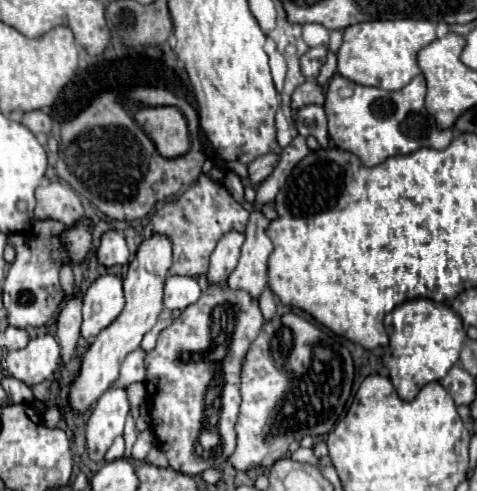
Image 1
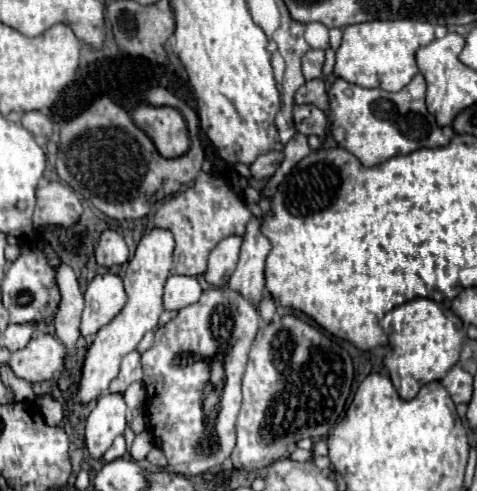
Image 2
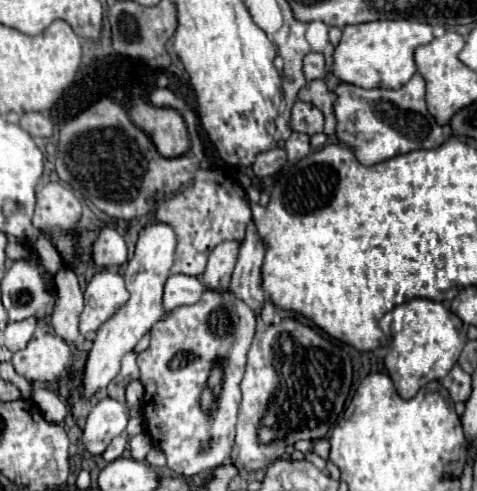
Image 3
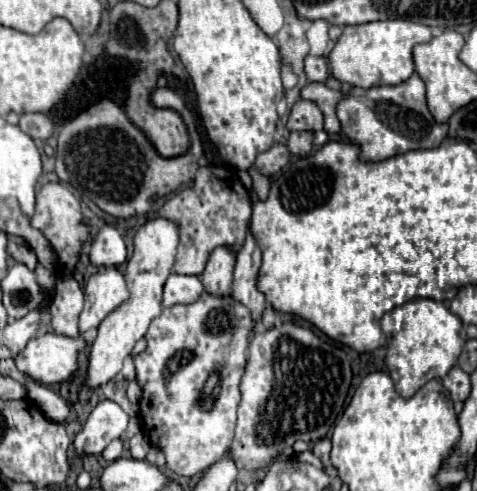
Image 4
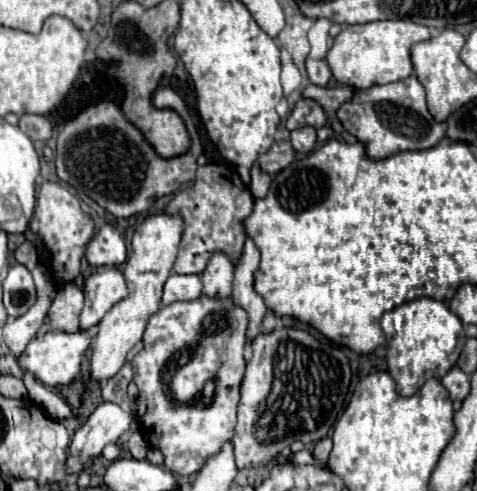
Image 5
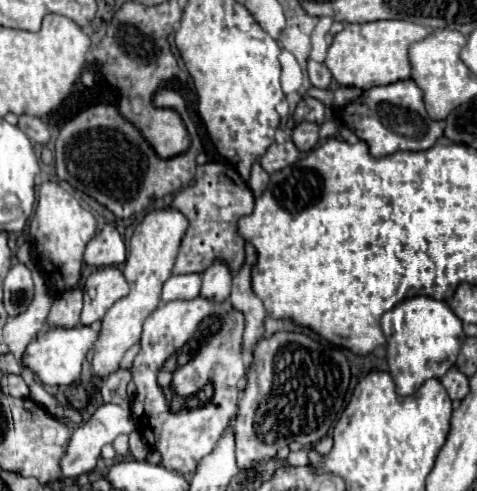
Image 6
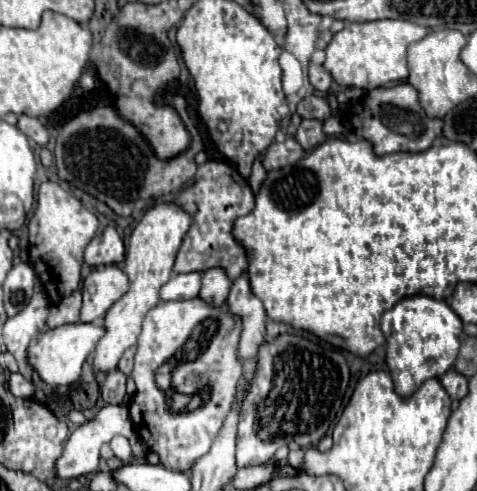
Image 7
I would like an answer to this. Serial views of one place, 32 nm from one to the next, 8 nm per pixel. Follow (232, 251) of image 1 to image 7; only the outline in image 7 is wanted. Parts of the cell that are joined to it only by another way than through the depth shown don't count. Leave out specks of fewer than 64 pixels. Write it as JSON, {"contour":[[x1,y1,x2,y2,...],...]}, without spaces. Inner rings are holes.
{"contour":[[210,268,202,274,202,290,200,290,200,298,210,302,210,304,224,304,230,292,230,278,224,272,224,268]]}

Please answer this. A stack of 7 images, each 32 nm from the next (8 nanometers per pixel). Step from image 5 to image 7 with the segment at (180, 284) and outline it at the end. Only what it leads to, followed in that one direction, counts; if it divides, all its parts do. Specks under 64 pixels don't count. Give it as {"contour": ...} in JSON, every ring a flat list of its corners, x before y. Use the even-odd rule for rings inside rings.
{"contour":[[190,272,190,274,174,274,160,290,160,298,164,302,168,300,188,300,196,298,200,292,200,274]]}

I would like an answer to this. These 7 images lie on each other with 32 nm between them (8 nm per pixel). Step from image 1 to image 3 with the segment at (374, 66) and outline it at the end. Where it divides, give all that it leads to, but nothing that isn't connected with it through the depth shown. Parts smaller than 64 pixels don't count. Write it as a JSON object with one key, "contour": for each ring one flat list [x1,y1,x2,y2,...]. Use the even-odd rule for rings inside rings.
{"contour":[[378,20,346,26,340,44,334,50,332,72,338,80,360,88,402,88,414,74,414,50,434,40,432,26,412,20]]}

